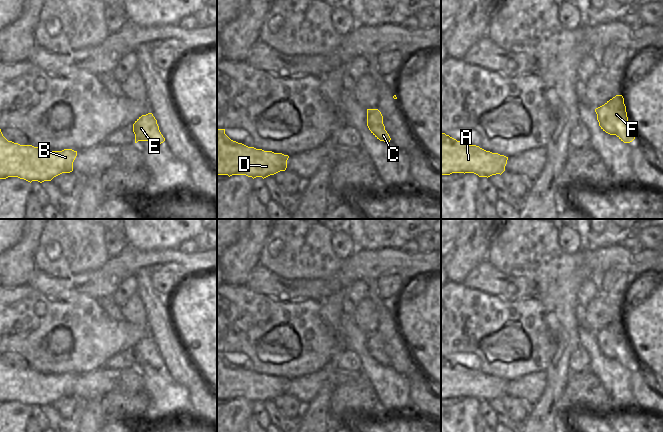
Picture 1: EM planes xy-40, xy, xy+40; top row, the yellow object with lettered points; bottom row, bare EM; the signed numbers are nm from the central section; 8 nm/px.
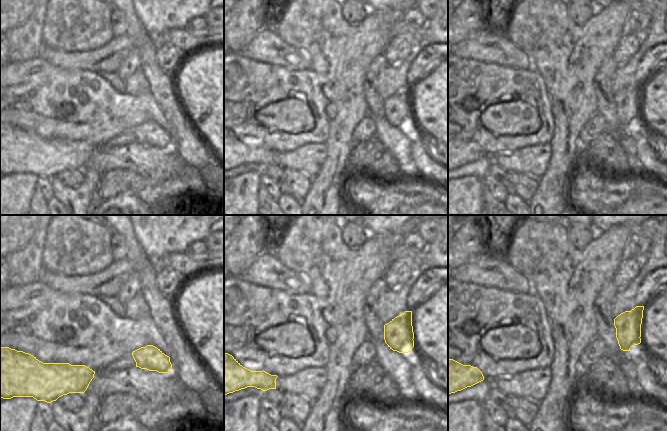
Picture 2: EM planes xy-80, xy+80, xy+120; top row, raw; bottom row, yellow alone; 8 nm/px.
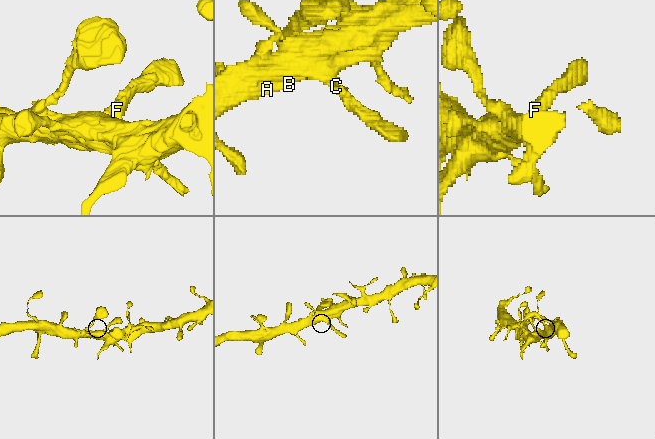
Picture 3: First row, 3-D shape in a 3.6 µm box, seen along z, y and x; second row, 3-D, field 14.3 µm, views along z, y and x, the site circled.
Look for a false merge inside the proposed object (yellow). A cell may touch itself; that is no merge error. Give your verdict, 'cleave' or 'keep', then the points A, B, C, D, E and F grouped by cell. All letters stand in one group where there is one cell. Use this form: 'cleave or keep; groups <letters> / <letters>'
keep; groups A B C D E F

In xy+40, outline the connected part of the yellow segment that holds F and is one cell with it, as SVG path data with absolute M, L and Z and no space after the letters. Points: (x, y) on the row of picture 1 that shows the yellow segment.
M616 95L604 105L595 109L599 126L610 135L616 135L624 143L632 142L631 132L622 95Z

